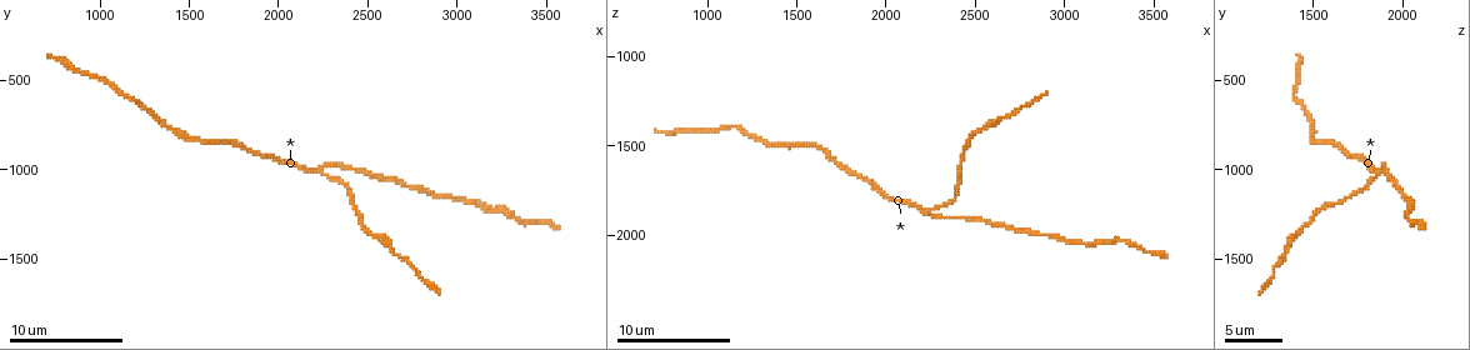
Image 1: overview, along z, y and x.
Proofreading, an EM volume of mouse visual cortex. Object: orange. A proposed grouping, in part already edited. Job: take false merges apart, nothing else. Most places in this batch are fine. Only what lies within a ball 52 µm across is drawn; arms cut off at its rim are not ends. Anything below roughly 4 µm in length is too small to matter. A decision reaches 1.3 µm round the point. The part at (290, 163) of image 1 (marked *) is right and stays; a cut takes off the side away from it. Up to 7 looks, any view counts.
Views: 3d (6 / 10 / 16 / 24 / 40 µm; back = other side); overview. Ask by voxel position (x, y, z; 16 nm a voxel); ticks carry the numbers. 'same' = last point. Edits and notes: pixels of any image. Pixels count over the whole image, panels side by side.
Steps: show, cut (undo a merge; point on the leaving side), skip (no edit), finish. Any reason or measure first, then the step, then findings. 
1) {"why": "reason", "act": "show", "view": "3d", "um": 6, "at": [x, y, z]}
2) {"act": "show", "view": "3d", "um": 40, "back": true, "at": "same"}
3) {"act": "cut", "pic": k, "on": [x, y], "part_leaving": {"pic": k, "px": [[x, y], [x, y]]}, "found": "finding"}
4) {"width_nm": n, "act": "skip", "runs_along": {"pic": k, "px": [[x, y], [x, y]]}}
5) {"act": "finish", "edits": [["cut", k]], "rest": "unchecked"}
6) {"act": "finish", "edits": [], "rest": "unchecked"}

{"why": "calibre changes", "act": "show", "view": "3d", "um": 10, "at": [2420, 1220, 1580]}

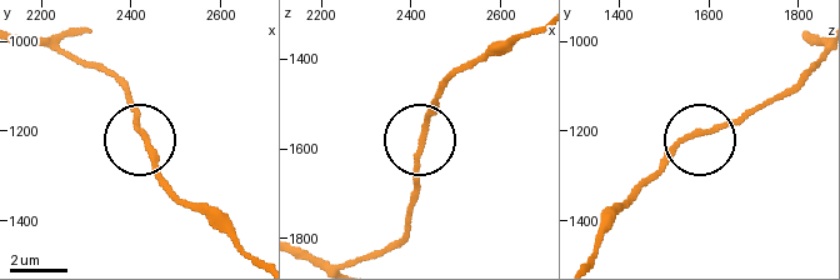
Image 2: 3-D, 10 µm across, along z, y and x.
{"act": "show", "view": "3d", "um": 10, "back": true, "at": [2430, 1210, 1565]}

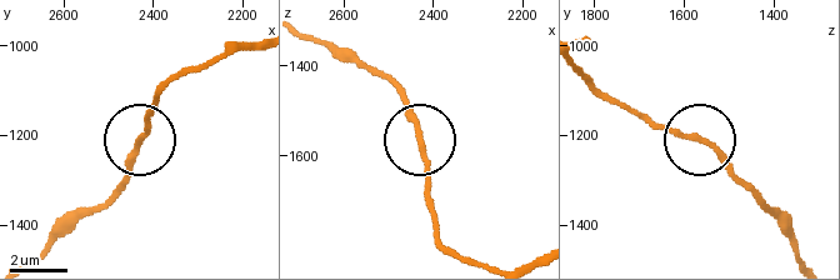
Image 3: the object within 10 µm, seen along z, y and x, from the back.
{"act": "skip", "runs_along": {"pic": 3, "px": [[259, 43], [180, 69], [165, 80], [123, 193]]}, "found": "continuous, no second cell"}

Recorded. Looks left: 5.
{"why": "a fork", "act": "show", "view": "3d", "um": 10, "at": [2240, 1000, 1880]}

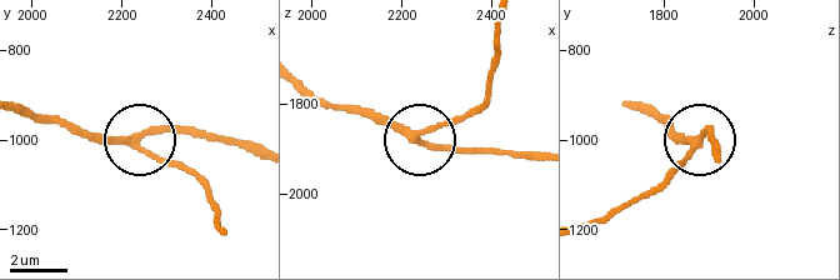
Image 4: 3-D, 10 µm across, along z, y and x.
{"width_nm": 230, "act": "skip", "runs_along": {"pic": 4, "px": [[65, 124], [134, 139], [204, 186]]}, "found": "continuous, no second cell"}

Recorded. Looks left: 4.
{"act": "show", "view": "3d", "um": 10, "at": [1400, 780, 1500]}

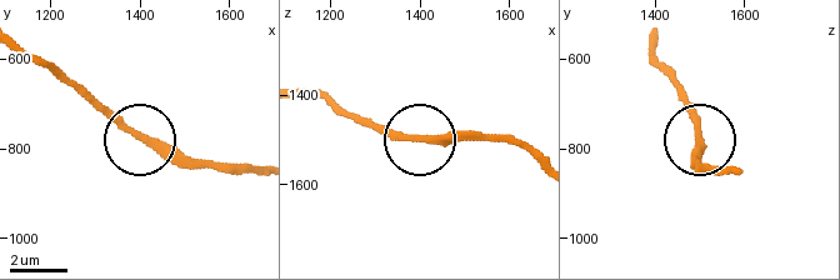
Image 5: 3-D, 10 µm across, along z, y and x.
{"act": "skip", "runs_along": {"pic": 5, "px": [[533, 155], [504, 141], [396, 141], [370, 126]]}, "found": "continuous, no second cell"}

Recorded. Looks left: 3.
{"act": "finish", "edits": [], "rest": "unchecked"}

